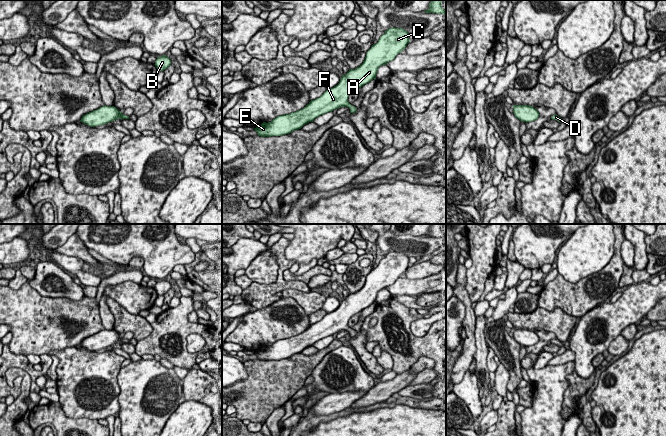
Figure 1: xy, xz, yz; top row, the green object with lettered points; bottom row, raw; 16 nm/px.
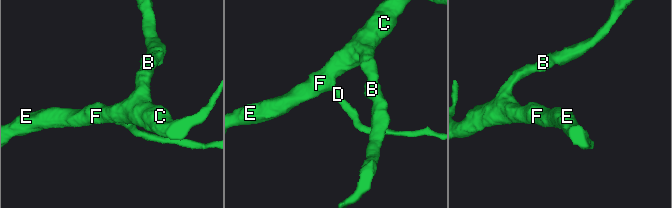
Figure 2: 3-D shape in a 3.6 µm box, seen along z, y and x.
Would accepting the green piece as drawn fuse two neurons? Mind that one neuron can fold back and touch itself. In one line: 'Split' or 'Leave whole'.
Leave whole

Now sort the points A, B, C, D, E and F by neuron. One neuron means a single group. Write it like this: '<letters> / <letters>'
A B C D E F

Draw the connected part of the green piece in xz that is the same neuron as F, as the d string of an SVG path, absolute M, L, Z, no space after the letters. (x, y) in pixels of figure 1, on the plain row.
M403 252L387 253L367 275L363 287L350 293L336 310L327 313L319 322L311 324L303 333L277 340L271 346L263 346L254 354L261 361L282 360L301 353L315 342L340 331L349 331L350 337L355 337L357 332L348 326L349 319L376 303L378 292L394 284L409 266L409 257Z

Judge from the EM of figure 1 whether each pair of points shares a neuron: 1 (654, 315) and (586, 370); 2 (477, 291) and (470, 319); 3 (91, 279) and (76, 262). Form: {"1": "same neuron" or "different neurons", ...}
{"1": "different neurons", "2": "different neurons", "3": "same neuron"}

